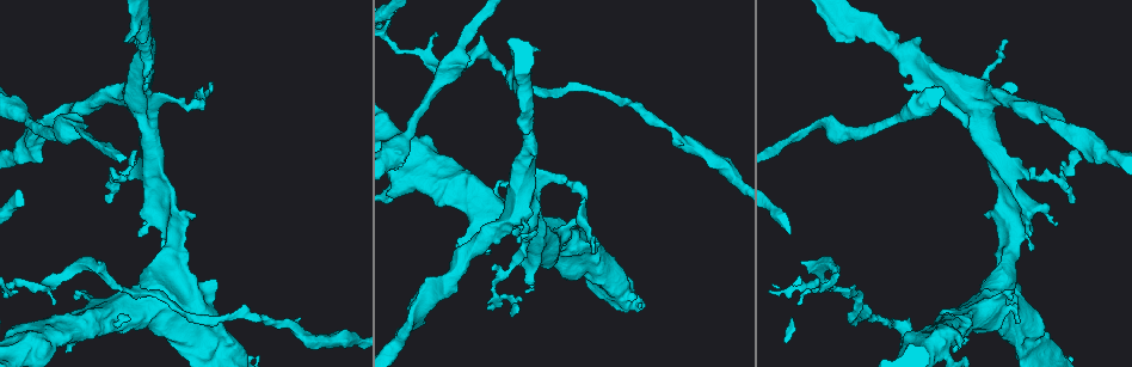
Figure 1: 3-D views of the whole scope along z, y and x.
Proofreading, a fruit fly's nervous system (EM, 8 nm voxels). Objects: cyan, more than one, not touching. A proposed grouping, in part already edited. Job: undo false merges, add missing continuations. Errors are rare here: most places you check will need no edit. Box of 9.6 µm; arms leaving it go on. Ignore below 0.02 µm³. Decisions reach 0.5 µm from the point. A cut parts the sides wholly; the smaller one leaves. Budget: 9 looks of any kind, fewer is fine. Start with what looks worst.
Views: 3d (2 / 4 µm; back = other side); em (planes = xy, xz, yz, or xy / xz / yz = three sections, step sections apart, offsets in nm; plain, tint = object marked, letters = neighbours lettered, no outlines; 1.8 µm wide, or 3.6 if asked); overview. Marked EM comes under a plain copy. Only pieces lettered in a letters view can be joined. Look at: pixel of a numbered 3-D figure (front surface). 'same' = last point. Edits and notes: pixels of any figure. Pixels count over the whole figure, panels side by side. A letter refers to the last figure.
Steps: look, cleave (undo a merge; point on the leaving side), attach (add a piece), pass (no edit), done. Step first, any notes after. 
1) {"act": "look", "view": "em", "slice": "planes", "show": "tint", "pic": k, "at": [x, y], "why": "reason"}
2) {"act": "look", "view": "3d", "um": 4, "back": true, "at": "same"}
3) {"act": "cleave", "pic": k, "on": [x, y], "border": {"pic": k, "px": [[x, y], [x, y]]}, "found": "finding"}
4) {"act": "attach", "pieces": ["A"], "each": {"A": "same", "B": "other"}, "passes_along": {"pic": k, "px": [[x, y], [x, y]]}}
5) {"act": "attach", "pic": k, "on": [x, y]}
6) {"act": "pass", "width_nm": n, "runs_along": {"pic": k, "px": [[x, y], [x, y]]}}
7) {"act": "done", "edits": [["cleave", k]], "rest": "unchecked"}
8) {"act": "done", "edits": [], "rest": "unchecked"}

{"act": "look", "view": "em", "slice": "planes", "show": "tint", "pic": 1, "at": [821, 127], "why": "sudden change in width"}

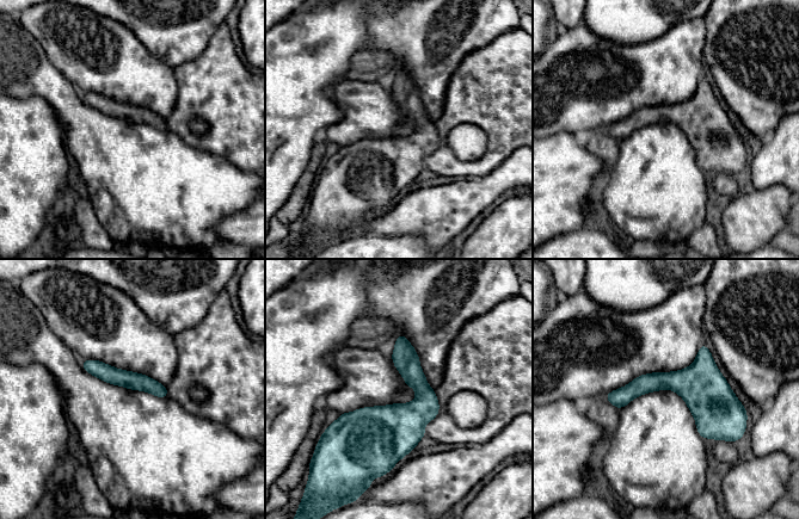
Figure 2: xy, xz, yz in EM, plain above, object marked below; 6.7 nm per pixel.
{"act": "look", "view": "em", "slice": "planes", "show": "letters", "at": "same", "why": "see the neighbours"}

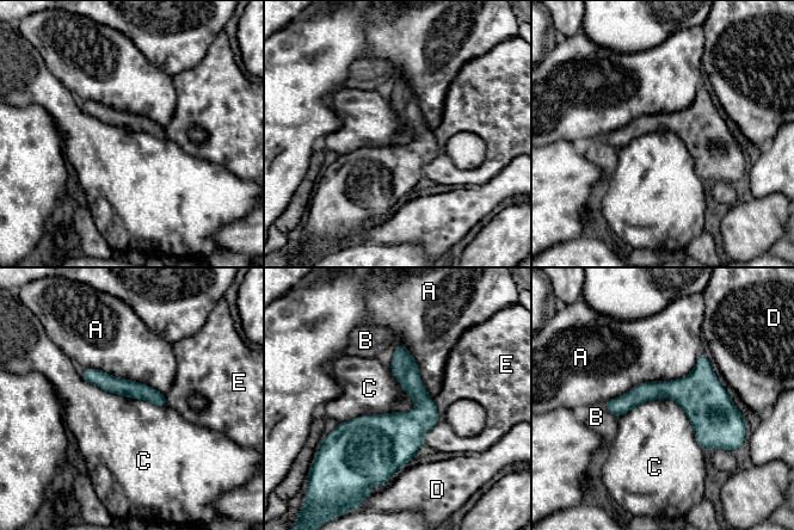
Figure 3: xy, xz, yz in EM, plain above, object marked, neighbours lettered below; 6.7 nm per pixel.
{"act": "pass", "longest_contact_nm": ["A", 750], "each": {"A": "other", "B": "other", "C": "other", "D": "other", "E": "other"}, "runs_along": {"pic": 3, "px": [[608, 405], [677, 390], [724, 442]]}, "found": "all the same neuron"}

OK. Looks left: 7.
{"act": "look", "view": "3d", "um": 4, "pic": 1, "at": [592, 250], "why": "long arm stops here"}

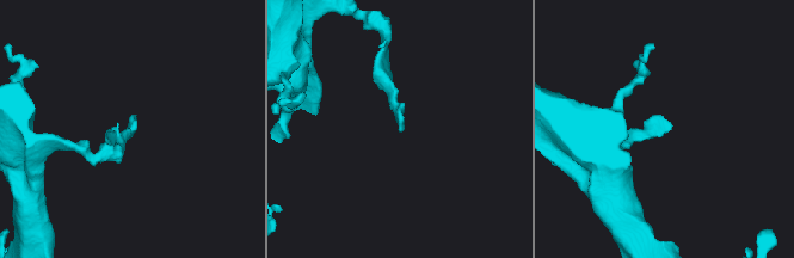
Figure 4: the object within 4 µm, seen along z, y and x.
{"act": "look", "view": "em", "slice": "xy", "step": 4, "show": "letters", "pic": 4, "at": [136, 129]}

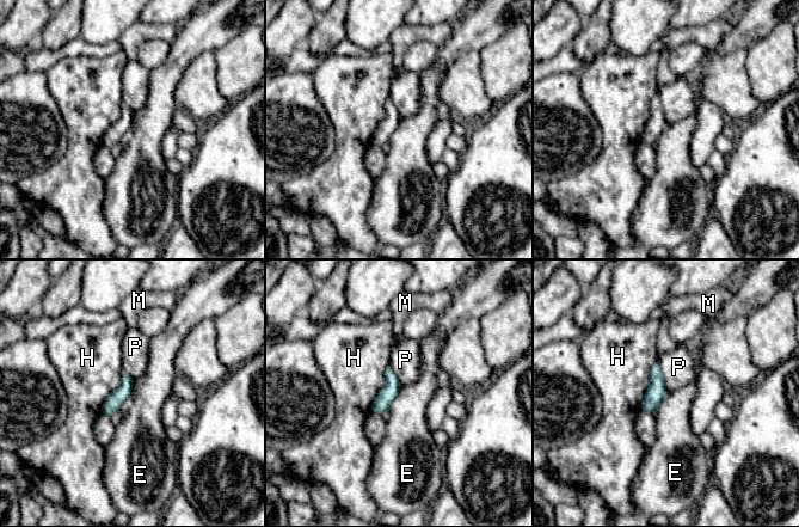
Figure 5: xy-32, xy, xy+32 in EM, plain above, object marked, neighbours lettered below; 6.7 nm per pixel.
{"act": "pass", "each": {"E": "other", "H": "other", "M": "other", "P": "other"}, "border": {"pic": 5, "px": [[134, 380], [131, 393], [118, 410]]}, "found": "no lettered piece goes on from it"}

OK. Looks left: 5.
{"act": "look", "view": "em", "slice": "planes", "show": "letters", "pic": 1, "at": [906, 329], "why": "sudden change in width"}

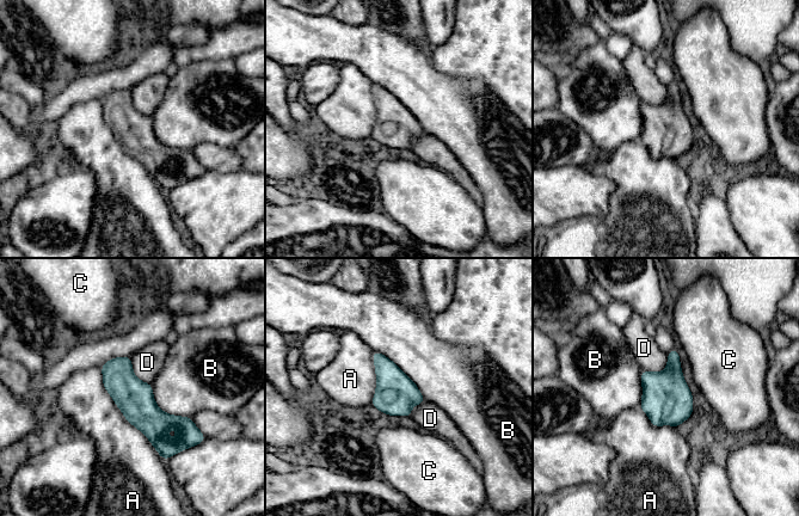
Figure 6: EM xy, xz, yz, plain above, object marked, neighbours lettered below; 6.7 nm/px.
{"act": "pass", "longest_contact_nm": ["A", 750], "each": {"A": "other", "B": "other", "C": "other", "D": "other"}, "found": "continuous, no second neuron"}

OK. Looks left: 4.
{"act": "look", "view": "3d", "um": 4, "pic": 1, "at": [495, 291], "why": "abrupt turn"}

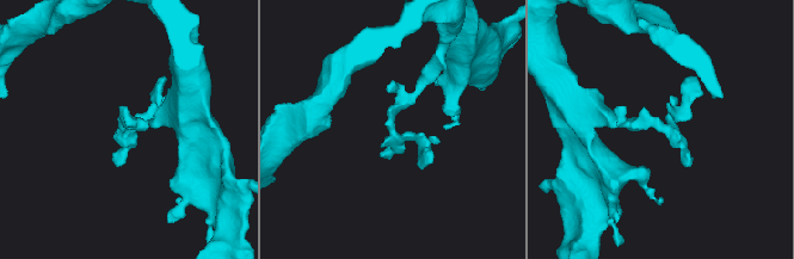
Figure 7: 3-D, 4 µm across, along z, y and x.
{"act": "look", "view": "em", "slice": "planes", "show": "tint", "pic": 7, "at": [390, 127]}

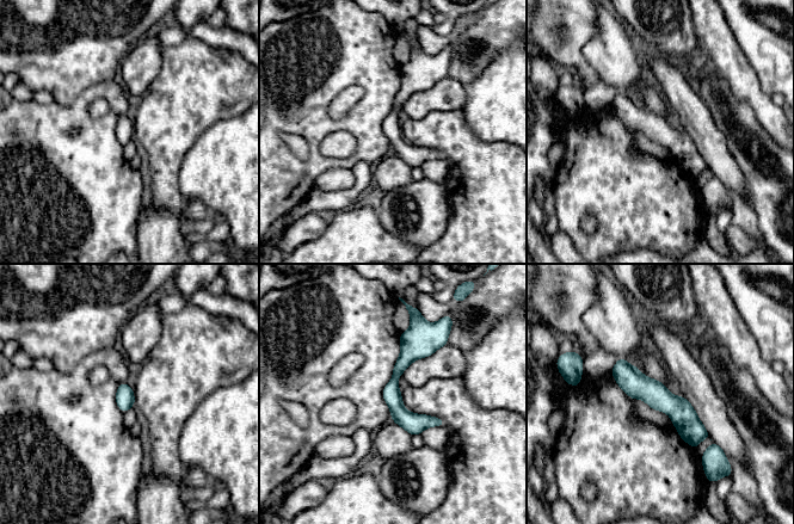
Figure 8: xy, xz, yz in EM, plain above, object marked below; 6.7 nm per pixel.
{"act": "look", "view": "em", "slice": "planes", "show": "letters", "at": "same"}

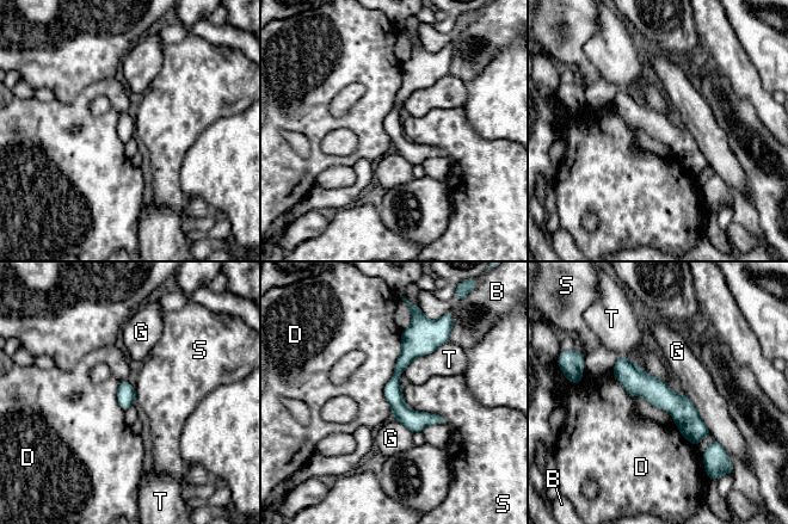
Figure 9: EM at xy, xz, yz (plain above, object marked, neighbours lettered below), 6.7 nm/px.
{"act": "pass", "width_nm": 120, "each": {"B": "other", "D": "other", "G": "other", "S": "other", "T": "other"}, "found": "continuous, no second neuron"}

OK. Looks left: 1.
{"act": "done", "edits": [], "rest": "unchecked"}

